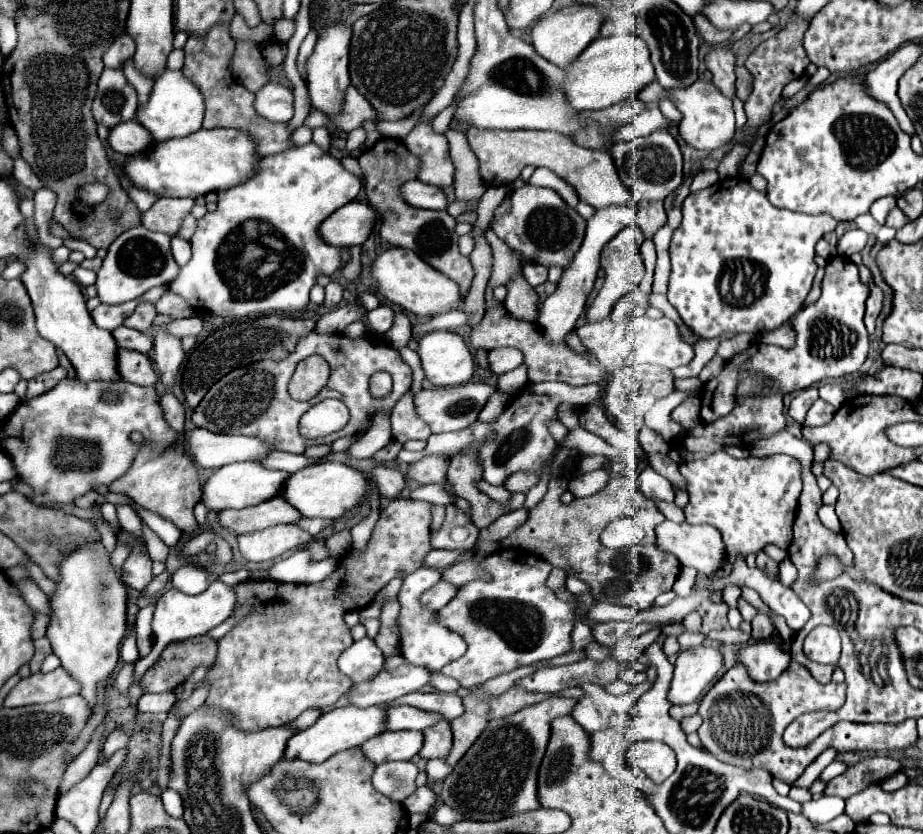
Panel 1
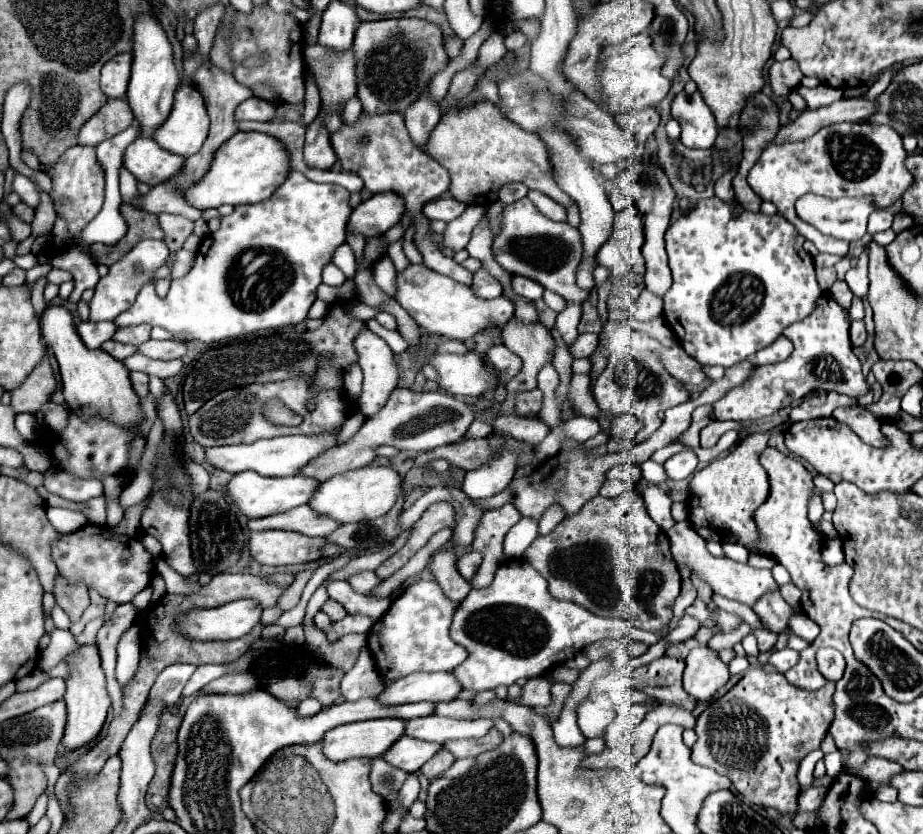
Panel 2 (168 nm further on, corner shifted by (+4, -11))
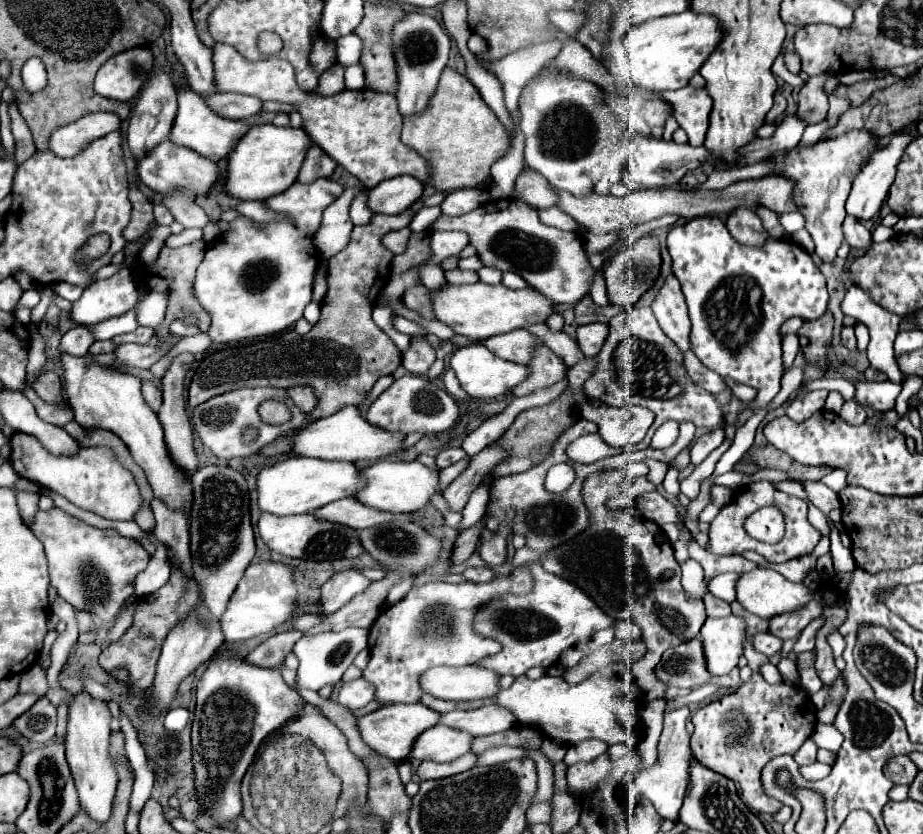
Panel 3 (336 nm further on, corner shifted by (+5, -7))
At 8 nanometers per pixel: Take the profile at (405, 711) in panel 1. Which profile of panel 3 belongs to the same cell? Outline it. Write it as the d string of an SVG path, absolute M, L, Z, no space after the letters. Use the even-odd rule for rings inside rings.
M493 704L493 706L483 706L477 710L453 710L453 712L441 714L439 724L469 732L471 736L487 736L487 734L513 728L515 716L507 708Z

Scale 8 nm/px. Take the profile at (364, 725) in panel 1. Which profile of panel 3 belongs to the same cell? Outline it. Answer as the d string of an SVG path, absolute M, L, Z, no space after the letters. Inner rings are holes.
M391 704L383 706L371 714L365 714L357 720L357 730L363 738L363 742L375 750L381 756L387 756L395 762L403 762L409 758L409 748L415 742L415 736L423 732L425 728L435 726L435 720L439 720L437 712L431 712L429 708L423 708L423 704Z

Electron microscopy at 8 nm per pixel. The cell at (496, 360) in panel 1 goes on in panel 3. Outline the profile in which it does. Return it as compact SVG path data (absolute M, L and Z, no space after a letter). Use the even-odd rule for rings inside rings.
M513 330L507 334L491 336L483 340L483 344L503 360L515 364L527 364L531 360L531 350L537 344L537 338L531 336L527 330Z

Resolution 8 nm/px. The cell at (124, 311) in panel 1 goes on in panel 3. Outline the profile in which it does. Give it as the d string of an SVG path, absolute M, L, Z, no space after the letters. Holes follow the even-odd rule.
M75 326L63 334L61 352L67 352L73 356L85 356L93 342L95 342L95 336L89 332L87 326Z

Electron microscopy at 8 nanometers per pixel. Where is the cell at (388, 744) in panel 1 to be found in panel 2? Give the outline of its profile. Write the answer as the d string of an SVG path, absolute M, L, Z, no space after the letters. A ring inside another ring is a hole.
M402 736L382 758L388 760L392 766L412 766L412 768L402 768L404 772L418 772L422 764L426 764L442 746L416 740L412 736Z

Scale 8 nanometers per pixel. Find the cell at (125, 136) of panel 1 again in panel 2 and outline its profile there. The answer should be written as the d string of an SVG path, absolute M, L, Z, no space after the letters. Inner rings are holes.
M146 136L134 140L124 154L124 166L134 174L138 182L144 182L148 186L170 180L182 170L184 162L186 158L160 148L154 138Z

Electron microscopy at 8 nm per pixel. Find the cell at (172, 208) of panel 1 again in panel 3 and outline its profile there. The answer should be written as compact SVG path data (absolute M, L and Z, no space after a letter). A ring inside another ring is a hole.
M157 204L157 206L155 206L155 222L157 222L157 224L171 226L171 224L175 222L175 218L171 216L171 212L169 212L163 204Z

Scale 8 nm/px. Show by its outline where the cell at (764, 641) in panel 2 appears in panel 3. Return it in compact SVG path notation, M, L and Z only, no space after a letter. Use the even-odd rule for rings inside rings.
M757 632L757 634L753 636L753 646L755 646L755 650L761 652L761 654L765 654L765 656L771 656L771 654L775 654L777 650L781 650L781 644L783 644L783 640L779 640L777 636L773 636L771 632Z

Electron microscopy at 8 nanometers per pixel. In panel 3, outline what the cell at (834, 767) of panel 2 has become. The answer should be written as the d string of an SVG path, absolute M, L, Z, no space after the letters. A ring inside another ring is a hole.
M817 724L815 728L815 736L811 736L813 742L819 746L819 748L825 748L825 750L831 750L831 752L839 752L841 744L843 744L843 736L829 724Z

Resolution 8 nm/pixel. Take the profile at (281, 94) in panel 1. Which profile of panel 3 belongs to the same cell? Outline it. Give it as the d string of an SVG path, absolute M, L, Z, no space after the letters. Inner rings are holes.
M219 92L219 96L211 96L207 104L209 108L219 108L219 112L223 112L223 118L231 118L231 120L243 120L255 116L261 112L263 106L263 102L255 96L223 94L223 92Z

